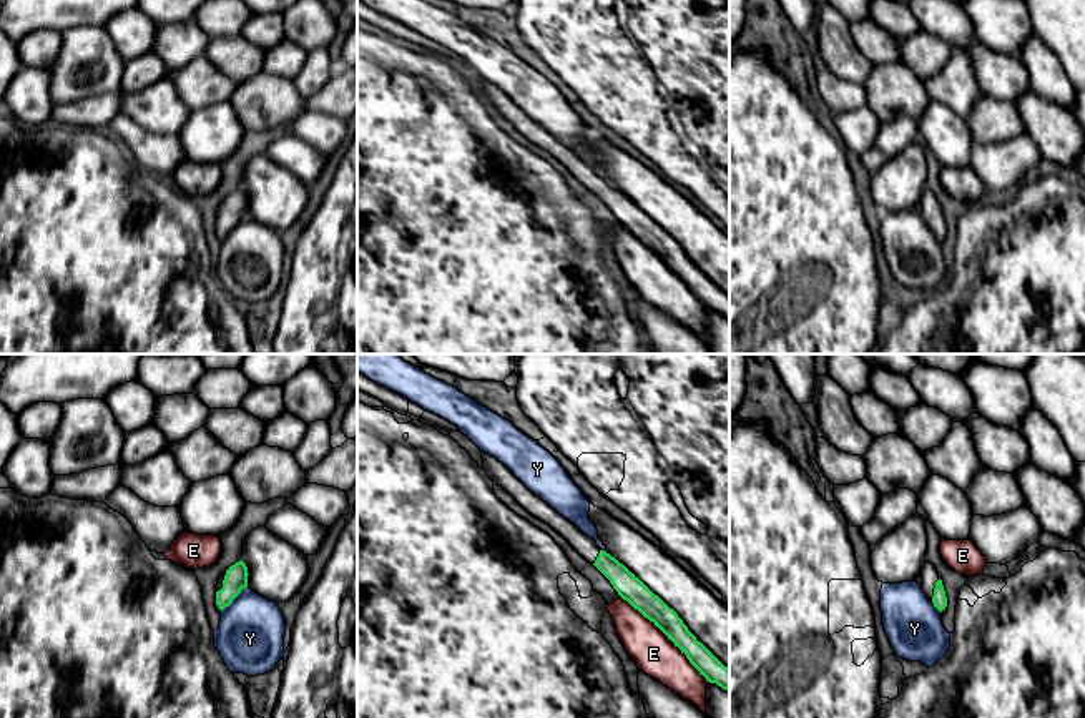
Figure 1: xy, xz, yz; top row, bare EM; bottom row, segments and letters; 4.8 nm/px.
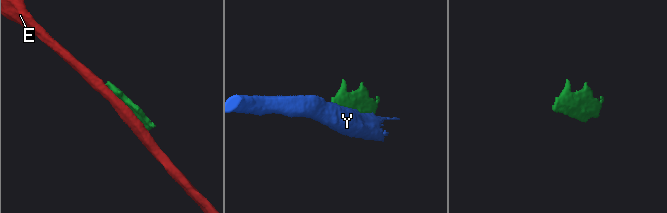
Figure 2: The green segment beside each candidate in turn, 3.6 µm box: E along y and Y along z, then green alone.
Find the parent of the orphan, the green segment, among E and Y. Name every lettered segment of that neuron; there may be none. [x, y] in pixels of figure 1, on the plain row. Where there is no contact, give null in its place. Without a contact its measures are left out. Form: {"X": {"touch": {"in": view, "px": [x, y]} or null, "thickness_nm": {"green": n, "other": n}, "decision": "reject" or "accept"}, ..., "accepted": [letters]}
{"E": {"touch": {"in": "xz", "px": [667, 263]}, "thickness_nm": {"green": 120, "other": 200}, "decision": "reject"}, "Y": {"touch": {"in": "xy", "px": [235, 225]}, "thickness_nm": {"green": 110, "other": 320}, "decision": "reject"}, "accepted": []}

